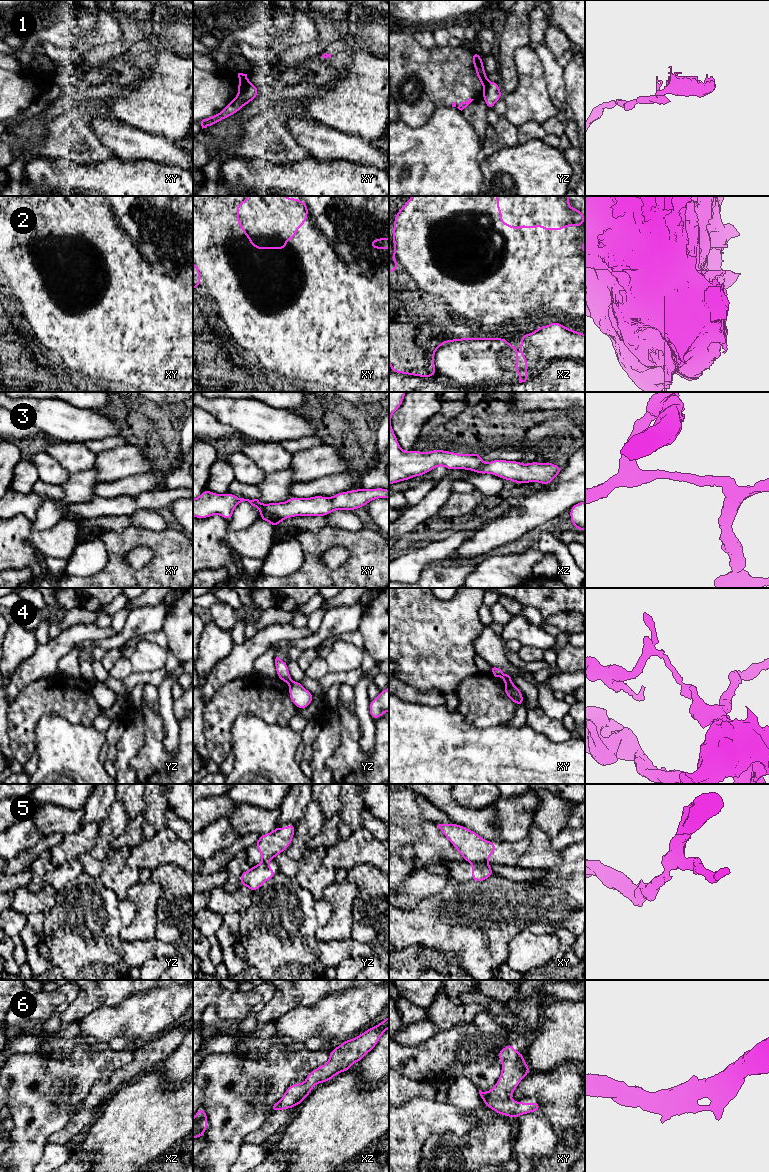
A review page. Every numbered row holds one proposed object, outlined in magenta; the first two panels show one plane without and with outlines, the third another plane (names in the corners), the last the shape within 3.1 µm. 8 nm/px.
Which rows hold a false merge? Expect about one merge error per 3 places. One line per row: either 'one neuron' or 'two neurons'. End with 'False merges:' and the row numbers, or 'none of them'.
1: two neurons
2: one neuron
3: one neuron
4: two neurons
5: two neurons
6: one neuron
False merges: 1, 4, 5

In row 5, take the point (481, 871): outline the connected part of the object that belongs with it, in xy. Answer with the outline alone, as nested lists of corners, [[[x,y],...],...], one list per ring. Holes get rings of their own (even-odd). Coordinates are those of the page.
[[[488,861],[472,863],[472,881],[480,882],[494,874]]]

